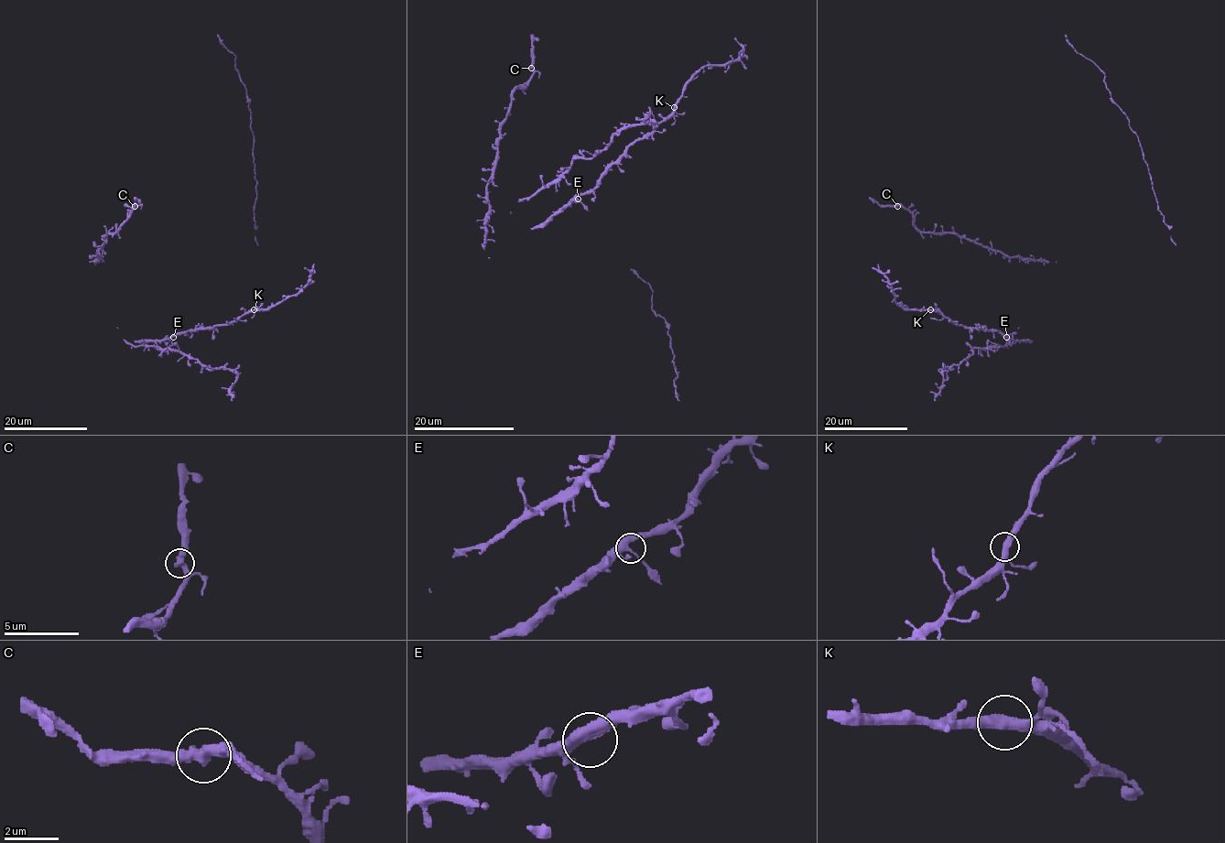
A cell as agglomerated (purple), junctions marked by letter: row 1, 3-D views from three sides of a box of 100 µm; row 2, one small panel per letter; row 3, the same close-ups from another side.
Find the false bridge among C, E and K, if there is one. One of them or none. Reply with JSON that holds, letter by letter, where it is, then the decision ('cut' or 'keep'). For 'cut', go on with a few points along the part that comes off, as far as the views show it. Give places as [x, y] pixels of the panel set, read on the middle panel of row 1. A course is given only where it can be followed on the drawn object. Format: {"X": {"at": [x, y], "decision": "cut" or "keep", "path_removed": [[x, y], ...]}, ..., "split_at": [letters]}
{"C": {"at": [531, 68], "decision": "keep"}, "E": {"at": [578, 199], "decision": "keep"}, "K": {"at": [674, 107], "decision": "keep"}, "split_at": []}

